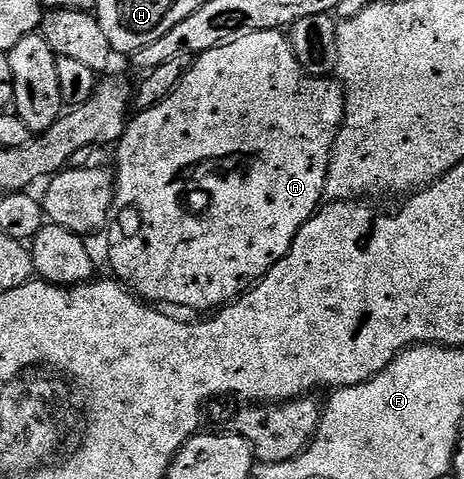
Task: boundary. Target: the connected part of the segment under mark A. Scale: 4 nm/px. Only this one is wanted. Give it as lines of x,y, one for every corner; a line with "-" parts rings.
265,30
265,31
264,31
264,32
252,32
252,36
244,36
244,37
242,37
242,39
241,39
241,40
236,40
236,41
234,41
234,43
232,43
232,44
224,44
224,48
212,48
212,49
211,49
211,50
209,50
209,51
208,51
208,52
204,52
204,53
203,53
203,54
199,54
199,55
197,55
197,57
195,57
195,58
194,58
194,59
193,59
193,62
192,62
192,65
191,65
191,68
190,68
190,71
188,71
188,73
187,73
187,74
185,74
185,75
184,75
184,77
182,77
182,83
180,83
180,85
178,85
178,87
177,87
177,88
176,88
176,89
174,89
174,91
173,91
173,92
171,92
171,94
169,94
169,95
168,95
168,96
167,96
167,97
166,97
166,98
165,98
165,100
164,100
164,101
162,101
162,102
161,102
161,103
160,103
160,104
156,104
156,105
155,105
155,106
153,106
153,107
152,107
152,108
148,108
148,109
147,109
147,110
144,110
144,109
139,109
139,110
138,110
138,111
137,111
137,113
135,113
135,114
134,114
134,115
133,115
133,117
131,117
131,118
130,118
130,119
129,119
129,121
127,121
127,123
126,123
126,131
124,131
124,132
123,132
123,133
122,133
122,136
121,136
121,138
119,138
119,139
118,139
118,141
117,141
117,143
116,143
116,149
118,149
118,170
117,170
117,169
116,169
116,181
115,181
115,184
114,184
114,209
113,209
113,211
112,211
112,213
111,213
111,215
110,215
110,217
109,217
109,219
108,219
108,231
109,231
109,230
110,230
110,266
111,266
111,268
112,268
112,269
114,269
114,271
112,271
112,274
113,274
113,277
114,277
114,278
115,278
115,279
117,279
117,281
119,281
119,282
121,282
121,283
123,283
123,284
125,284
125,285
126,285
126,286
127,286
127,287
129,287
129,289
130,289
130,290
131,290
131,291
133,291
133,293
135,293
135,294
137,294
137,295
138,295
138,297
139,297
139,298
141,298
141,299
143,299
143,300
145,300
145,301
146,301
146,302
147,302
147,303
150,303
150,304
162,304
162,303
158,303
158,302
167,302
167,304
168,304
168,305
170,305
170,306
183,306
183,308
184,308
184,309
186,309
186,310
210,310
210,311
206,311
206,312
214,312
214,311
217,311
217,310
218,310
218,309
219,309
219,308
221,308
221,307
223,307
223,306
225,306
225,305
227,305
227,304
229,304
229,303
231,303
231,302
233,302
233,301
235,301
235,299
237,299
237,298
238,298
238,297
239,297
239,295
241,295
241,294
242,294
242,293
243,293
243,291
245,291
245,290
246,290
246,289
247,289
247,287
249,287
249,286
250,286
250,285
251,285
251,284
254,284
254,283
257,283
257,281
258,281
258,279
260,279
260,278
262,278
262,277
263,277
263,276
265,276
265,275
266,275
266,273
267,273
267,272
268,272
268,271
269,271
269,270
270,270
270,269
272,269
272,268
273,268
273,267
274,267
274,265
275,265
275,264
276,264
276,263
277,263
277,262
278,262
278,261
279,261
279,260
281,260
281,258
282,258
282,257
283,257
283,256
284,256
284,255
285,255
285,254
287,254
287,252
288,252
288,251
289,251
289,250
290,250
290,249
291,249
291,248
292,248
292,244
293,244
293,243
294,243
294,241
295,241
295,240
296,240
296,236
297,236
297,235
298,235
298,233
299,233
299,232
300,232
300,228
301,228
301,227
302,227
302,225
303,225
303,224
305,224
305,222
306,222
306,221
307,221
307,220
309,220
309,218
313,218
313,217
314,217
314,215
315,215
315,214
317,214
317,213
318,213
318,211
319,211
319,209
320,209
320,207
321,207
321,206
322,206
322,205
323,205
323,202
324,202
324,195
325,195
325,192
326,192
326,177
327,177
327,176
328,176
328,168
329,168
329,167
330,167
330,157
331,157
331,156
332,156
332,148
333,148
333,147
334,147
334,141
335,141
335,140
336,140
336,136
337,136
337,135
338,135
338,132
339,132
339,130
341,130
341,128
342,128
342,121
344,121
344,120
345,120
345,119
346,119
346,91
345,91
345,90
343,90
343,88
342,88
342,84
341,84
341,82
339,82
339,81
337,81
337,80
335,80
335,79
334,79
334,78
333,78
333,77
330,77
330,76
319,76
319,75
317,75
317,74
309,74
309,73
308,73
308,71
307,71
307,70
306,70
306,69
305,69
305,68
303,68
303,66
302,66
302,65
301,65
301,64
300,64
300,60
299,60
299,59
298,59
298,57
297,57
297,56
296,56
296,52
295,52
295,51
294,51
294,49
293,49
293,48
292,48
292,44
291,44
291,43
290,43
290,39
289,39
289,37
287,37
287,35
286,35
286,34
285,34
285,33
283,33
283,31
282,31
282,30

